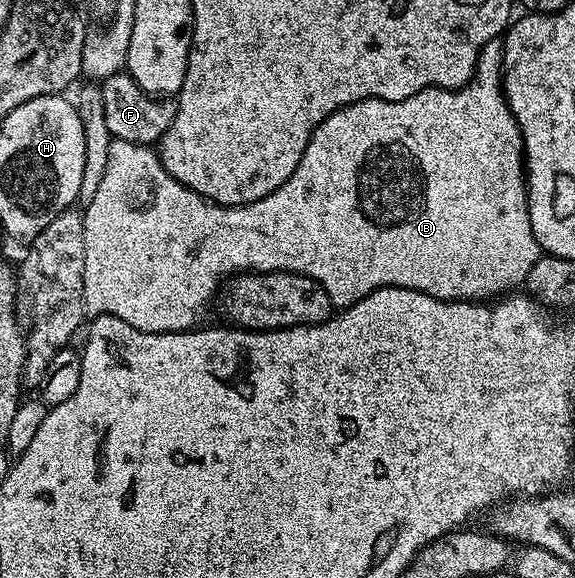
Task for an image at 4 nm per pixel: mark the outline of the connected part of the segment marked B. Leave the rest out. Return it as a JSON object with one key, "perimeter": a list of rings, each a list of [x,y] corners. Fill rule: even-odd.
{"perimeter":[[[500,39],[487,42],[477,59],[472,80],[463,88],[428,88],[399,102],[360,100],[332,112],[314,132],[305,151],[305,158],[299,162],[301,172],[291,174],[291,178],[287,178],[287,182],[283,182],[279,190],[267,194],[267,198],[249,204],[257,210],[257,226],[261,226],[261,256],[253,252],[253,224],[249,224],[249,216],[245,216],[245,212],[240,212],[238,208],[226,208],[223,204],[211,204],[203,197],[197,200],[197,312],[207,312],[210,307],[209,299],[218,295],[217,287],[226,283],[225,276],[233,278],[238,273],[244,274],[250,270],[269,272],[269,260],[277,261],[277,252],[293,252],[295,260],[325,260],[325,281],[321,284],[333,284],[333,292],[329,297],[337,310],[350,308],[355,302],[380,288],[406,288],[419,290],[440,300],[474,302],[485,302],[498,294],[509,294],[520,289],[528,278],[529,271],[542,256],[543,249],[535,238],[535,230],[531,230],[529,190],[525,174],[525,142],[521,137],[521,127],[517,125],[517,119],[513,117],[509,104],[505,101],[502,51]]]}

